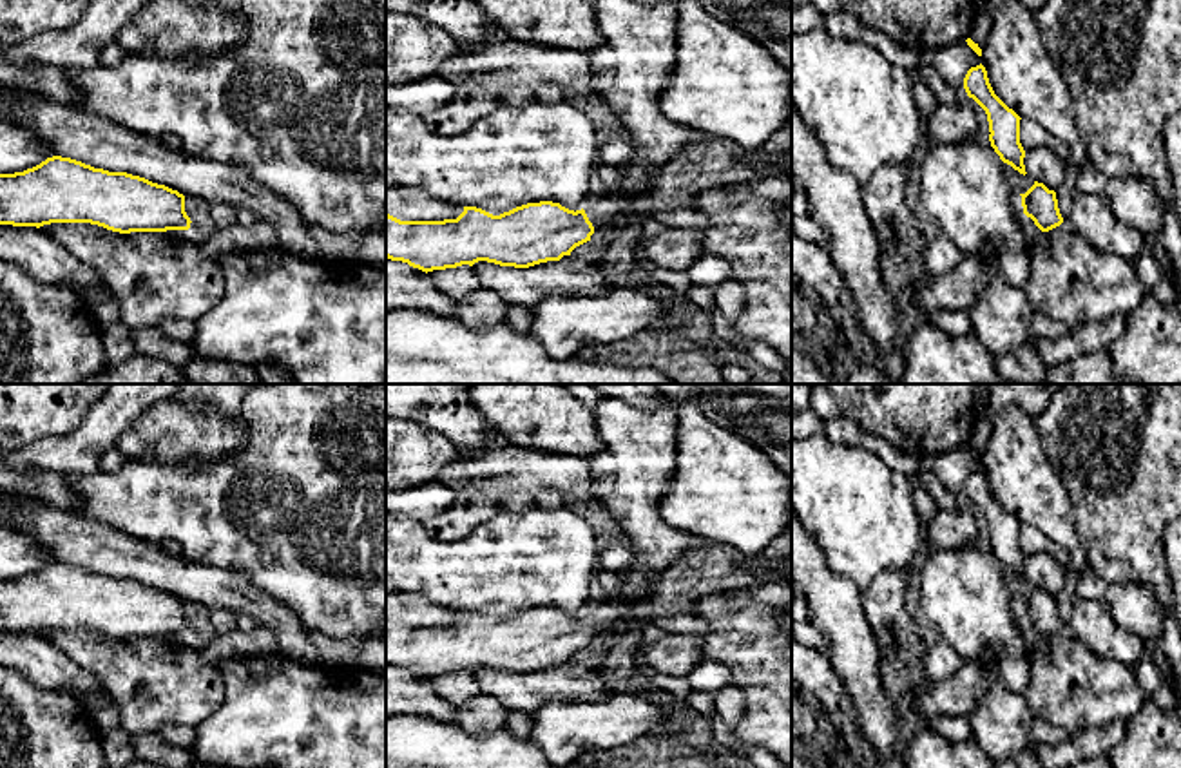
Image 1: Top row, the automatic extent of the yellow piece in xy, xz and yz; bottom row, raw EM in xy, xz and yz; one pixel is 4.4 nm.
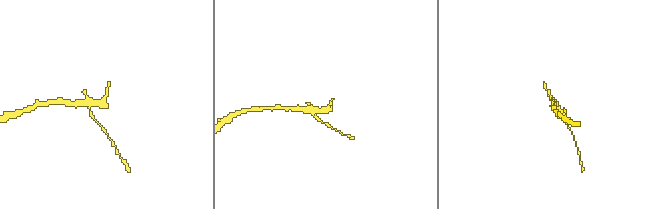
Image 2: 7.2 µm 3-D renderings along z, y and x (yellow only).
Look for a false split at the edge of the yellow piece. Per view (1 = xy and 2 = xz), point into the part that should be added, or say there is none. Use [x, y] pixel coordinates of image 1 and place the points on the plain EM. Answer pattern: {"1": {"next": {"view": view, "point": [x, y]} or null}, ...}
{"1": {"next": null}, "2": {"next": {"view": "xz", "point": [633, 471]}}}

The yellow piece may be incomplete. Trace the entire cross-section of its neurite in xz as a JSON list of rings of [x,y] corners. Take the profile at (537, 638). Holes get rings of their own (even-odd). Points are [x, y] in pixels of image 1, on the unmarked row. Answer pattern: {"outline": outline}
{"outline": [[[603,397],[592,411],[603,447],[590,458],[596,480],[594,500],[619,523],[623,540],[630,549],[630,563],[621,576],[616,594],[603,605],[589,607],[581,616],[569,616],[560,609],[540,607],[516,612],[493,621],[476,612],[464,612],[456,625],[400,627],[386,619],[386,663],[408,668],[422,677],[473,672],[478,667],[500,672],[529,674],[563,661],[590,647],[596,634],[623,619],[621,607],[632,607],[650,583],[676,562],[683,551],[705,543],[705,538],[670,527],[659,513],[659,502],[670,489],[676,466],[676,408],[665,402],[654,409],[630,406],[621,398]]]}

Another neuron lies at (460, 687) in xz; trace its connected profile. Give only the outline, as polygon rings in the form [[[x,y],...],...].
[[[469,670],[446,674],[446,676],[433,676],[433,677],[427,677],[427,683],[433,686],[433,690],[438,696],[447,699],[455,706],[482,694],[478,683],[473,677],[473,672]]]

